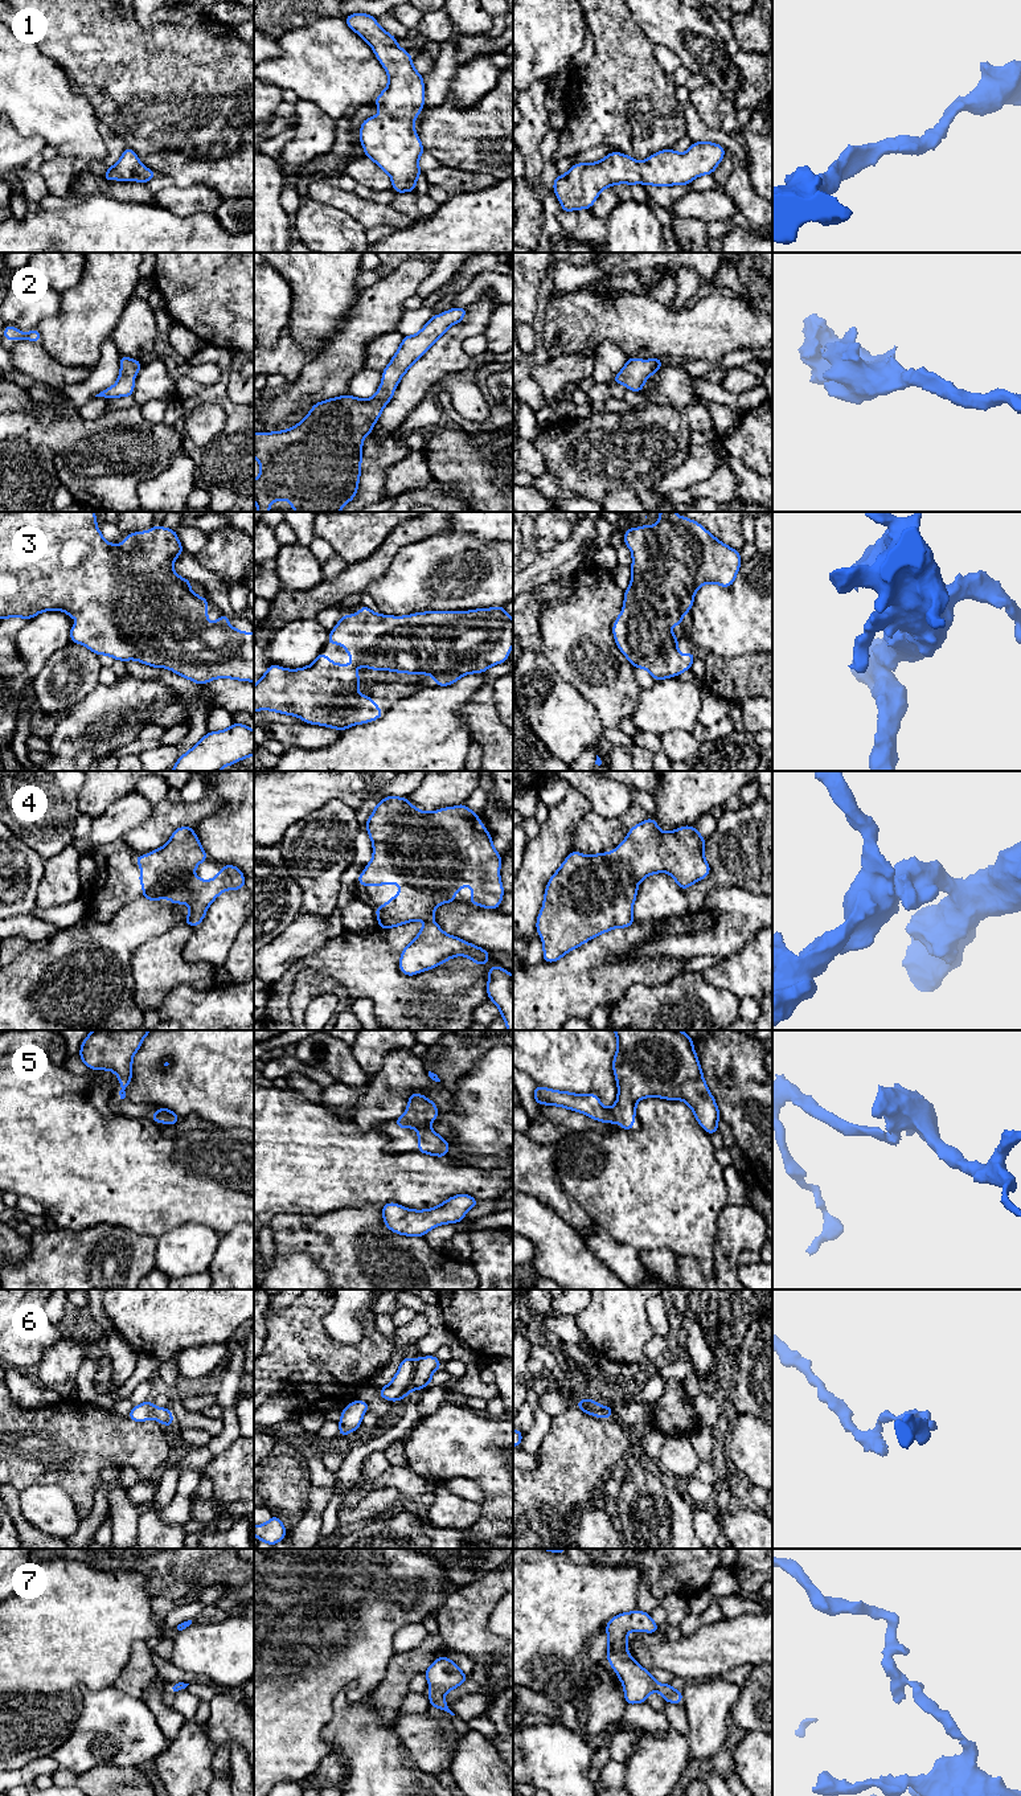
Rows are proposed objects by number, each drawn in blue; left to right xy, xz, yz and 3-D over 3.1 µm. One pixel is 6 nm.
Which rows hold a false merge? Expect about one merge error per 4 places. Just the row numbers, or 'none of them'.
6

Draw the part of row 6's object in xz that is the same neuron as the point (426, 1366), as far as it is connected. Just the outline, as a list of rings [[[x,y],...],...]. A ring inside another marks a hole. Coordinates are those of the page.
[[[435,1356],[419,1357],[413,1379],[413,1390],[421,1390],[430,1385],[432,1373],[442,1366]]]

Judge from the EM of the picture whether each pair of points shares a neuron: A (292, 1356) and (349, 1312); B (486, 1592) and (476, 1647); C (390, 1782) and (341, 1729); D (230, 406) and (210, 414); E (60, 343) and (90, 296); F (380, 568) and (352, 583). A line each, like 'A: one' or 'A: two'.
A: two
B: one
C: one
D: two
E: one
F: one

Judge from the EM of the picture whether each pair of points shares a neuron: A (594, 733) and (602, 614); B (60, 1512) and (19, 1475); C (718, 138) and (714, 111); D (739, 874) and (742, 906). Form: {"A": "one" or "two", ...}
{"A": "two", "B": "two", "C": "two", "D": "two"}

